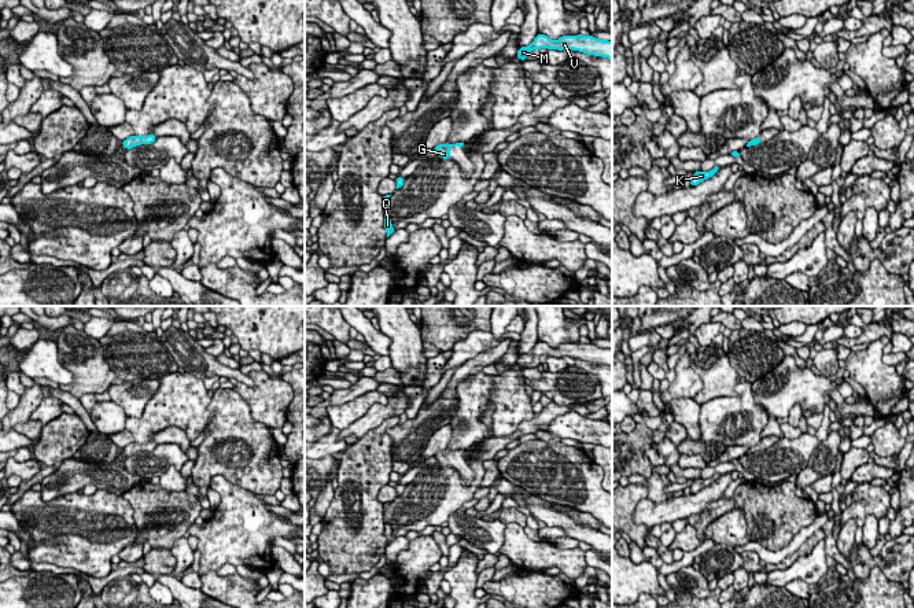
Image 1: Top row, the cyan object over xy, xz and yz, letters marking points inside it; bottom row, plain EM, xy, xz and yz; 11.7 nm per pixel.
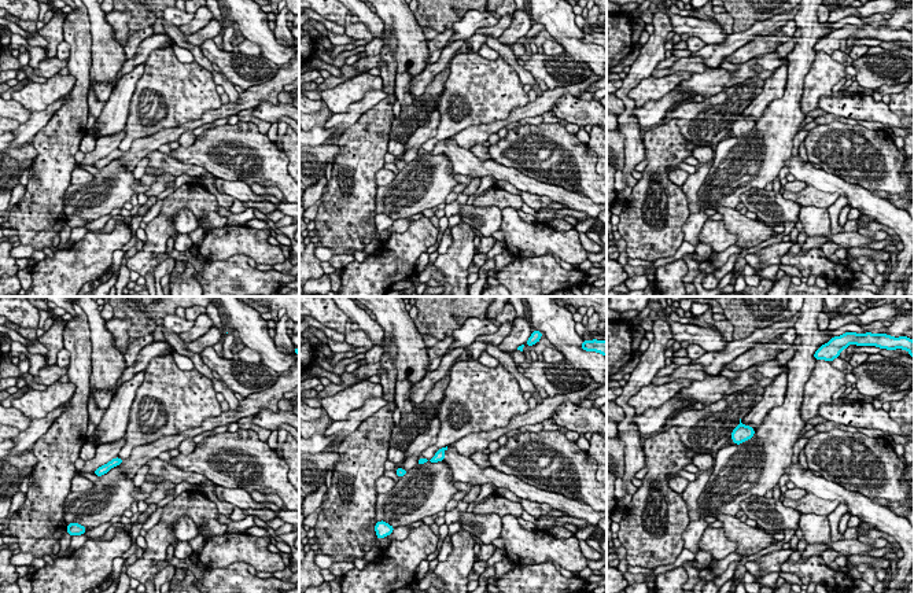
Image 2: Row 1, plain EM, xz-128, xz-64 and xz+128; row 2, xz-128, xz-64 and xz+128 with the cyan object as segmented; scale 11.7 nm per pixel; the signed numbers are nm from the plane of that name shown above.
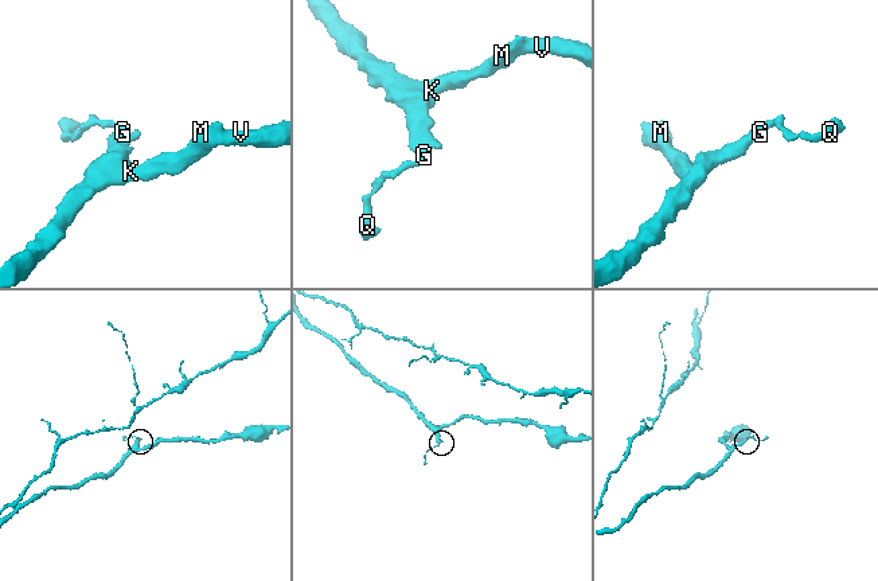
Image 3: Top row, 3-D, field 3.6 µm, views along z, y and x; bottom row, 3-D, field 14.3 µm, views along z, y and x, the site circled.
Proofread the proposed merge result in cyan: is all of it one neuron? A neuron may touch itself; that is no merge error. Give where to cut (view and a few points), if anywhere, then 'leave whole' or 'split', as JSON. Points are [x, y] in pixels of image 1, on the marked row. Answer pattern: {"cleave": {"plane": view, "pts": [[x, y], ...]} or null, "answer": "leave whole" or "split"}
{"cleave": null, "answer": "leave whole"}

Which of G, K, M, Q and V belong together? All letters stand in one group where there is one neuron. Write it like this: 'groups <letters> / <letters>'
groups G K M Q V

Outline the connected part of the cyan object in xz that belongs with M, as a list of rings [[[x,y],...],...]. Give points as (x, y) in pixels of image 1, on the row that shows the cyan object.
[[[537,34],[534,41],[527,45],[519,48],[516,56],[523,62],[528,56],[528,51],[534,49],[541,49],[541,48],[548,48],[548,49],[572,49],[572,51],[579,51],[587,55],[596,55],[596,56],[602,56],[612,59],[612,41],[608,40],[598,40],[593,36],[563,36],[559,40],[553,41],[545,34]]]

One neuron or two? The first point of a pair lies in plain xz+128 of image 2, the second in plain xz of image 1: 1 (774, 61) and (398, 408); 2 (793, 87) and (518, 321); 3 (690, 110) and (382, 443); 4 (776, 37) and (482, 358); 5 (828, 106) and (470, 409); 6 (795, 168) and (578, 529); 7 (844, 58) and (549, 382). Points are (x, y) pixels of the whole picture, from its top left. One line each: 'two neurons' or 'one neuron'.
1: one neuron
2: two neurons
3: two neurons
4: two neurons
5: two neurons
6: one neuron
7: two neurons

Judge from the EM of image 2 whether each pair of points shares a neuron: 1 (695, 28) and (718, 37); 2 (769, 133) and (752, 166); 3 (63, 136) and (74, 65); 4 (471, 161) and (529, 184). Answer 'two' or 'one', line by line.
1: one
2: one
3: one
4: one

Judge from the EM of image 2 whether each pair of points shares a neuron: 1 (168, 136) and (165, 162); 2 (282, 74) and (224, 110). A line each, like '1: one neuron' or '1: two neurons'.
1: two neurons
2: one neuron

